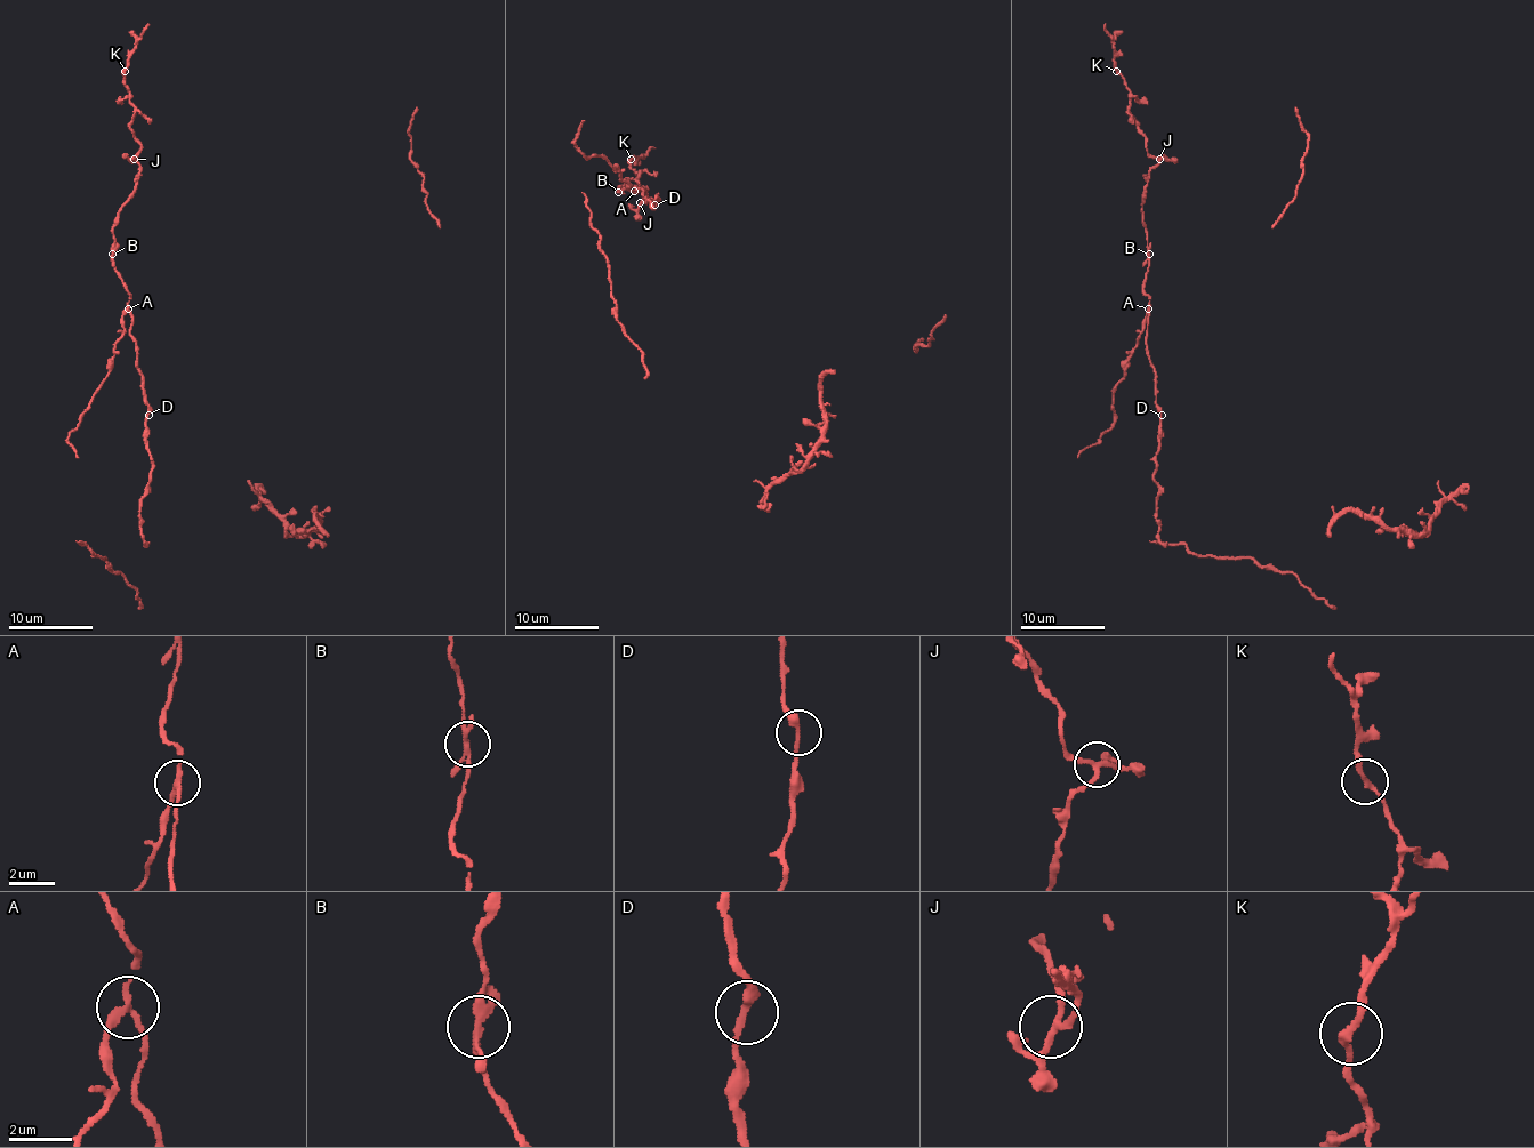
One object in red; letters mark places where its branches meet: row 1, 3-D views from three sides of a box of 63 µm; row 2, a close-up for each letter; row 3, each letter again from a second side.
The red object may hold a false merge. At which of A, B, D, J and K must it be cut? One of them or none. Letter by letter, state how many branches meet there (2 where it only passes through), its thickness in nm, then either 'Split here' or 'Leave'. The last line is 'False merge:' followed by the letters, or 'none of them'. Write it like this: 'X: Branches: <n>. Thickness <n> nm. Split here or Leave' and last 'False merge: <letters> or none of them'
A: Branches: 3. Thickness 200 nm. Split here
B: Branches: 4. Thickness 200 nm. Leave
D: Branches: 2. Thickness 280 nm. Leave
J: Branches: 3. Thickness 180 nm. Leave
K: Branches: 2. Thickness 220 nm. Leave
False merge: A

